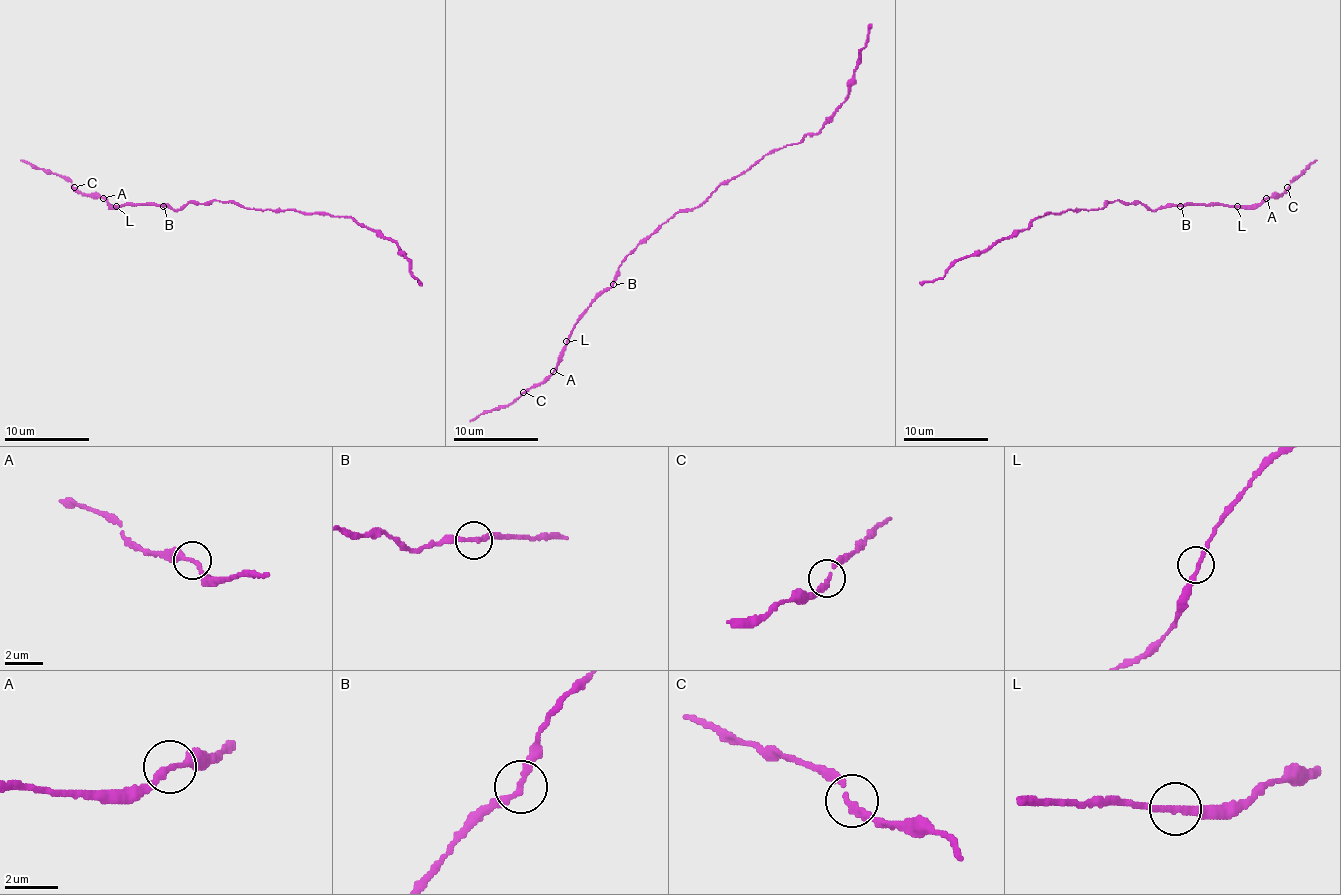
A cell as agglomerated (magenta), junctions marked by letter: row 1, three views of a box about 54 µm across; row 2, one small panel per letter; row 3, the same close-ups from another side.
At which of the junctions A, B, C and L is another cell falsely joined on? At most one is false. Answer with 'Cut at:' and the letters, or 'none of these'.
Cut at: none of these

